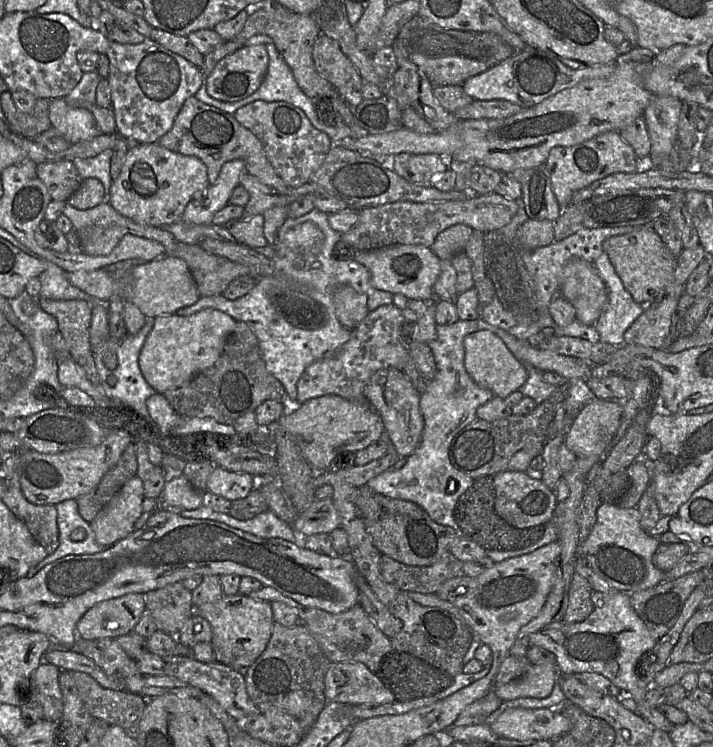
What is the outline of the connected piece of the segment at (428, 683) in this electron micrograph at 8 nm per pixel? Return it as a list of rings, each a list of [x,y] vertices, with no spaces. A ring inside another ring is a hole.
[[[393,650],[383,657],[376,676],[394,696],[394,702],[410,702],[445,691],[454,677],[405,652]]]

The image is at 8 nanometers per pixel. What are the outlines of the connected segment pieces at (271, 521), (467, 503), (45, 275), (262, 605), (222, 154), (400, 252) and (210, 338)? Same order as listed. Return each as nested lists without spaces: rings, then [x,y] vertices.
[[[206,506],[194,510],[182,510],[178,514],[184,518],[221,522],[260,538],[282,538],[292,543],[299,543],[304,538],[295,531],[291,524],[284,522],[270,510],[248,520],[239,520],[229,513],[215,512]]]
[[[483,476],[474,479],[473,484],[460,496],[454,510],[454,519],[462,537],[475,542],[486,551],[510,552],[535,543],[541,537],[545,525],[517,528],[502,519],[494,509],[495,488],[492,478],[492,476]]]
[[[48,262],[46,269],[39,276],[41,290],[36,299],[39,305],[39,299],[50,300],[85,300],[92,305],[100,303],[90,297],[84,291],[74,287],[67,278],[67,273],[59,266]]]
[[[223,595],[220,599],[194,607],[194,614],[204,617],[211,625],[211,644],[221,654],[221,662],[233,668],[248,668],[265,650],[272,633],[274,616],[271,602],[255,600],[247,595]]]
[[[194,96],[184,102],[171,130],[157,143],[173,152],[200,159],[207,167],[210,184],[215,183],[226,162],[242,159],[245,162],[247,173],[256,176],[263,184],[280,193],[286,193],[291,188],[276,173],[261,141],[250,130],[243,127],[232,114],[205,104]]]
[[[394,244],[374,250],[358,251],[353,260],[369,269],[371,283],[379,290],[425,302],[435,298],[434,284],[440,274],[441,260],[429,247],[420,244]]]
[[[212,308],[189,316],[170,314],[155,317],[138,359],[145,380],[160,394],[186,385],[217,361],[235,326],[234,318]]]

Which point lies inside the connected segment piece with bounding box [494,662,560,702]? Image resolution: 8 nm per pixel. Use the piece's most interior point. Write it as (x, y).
(538, 682)

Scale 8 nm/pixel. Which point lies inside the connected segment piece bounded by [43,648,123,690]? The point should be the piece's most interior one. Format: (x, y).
(66, 659)

